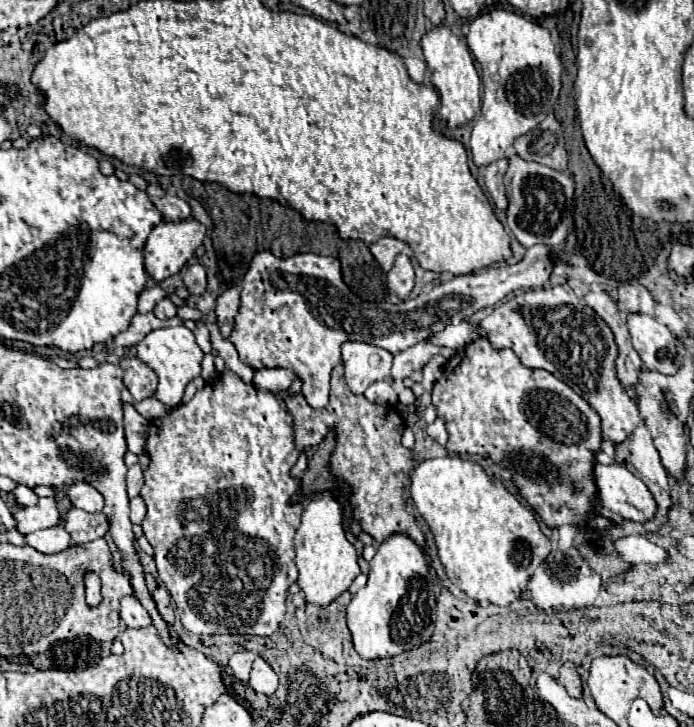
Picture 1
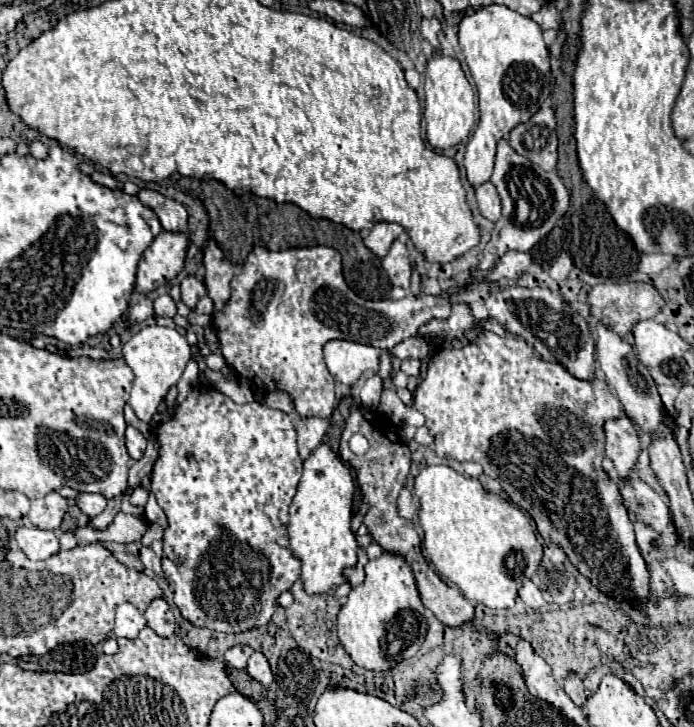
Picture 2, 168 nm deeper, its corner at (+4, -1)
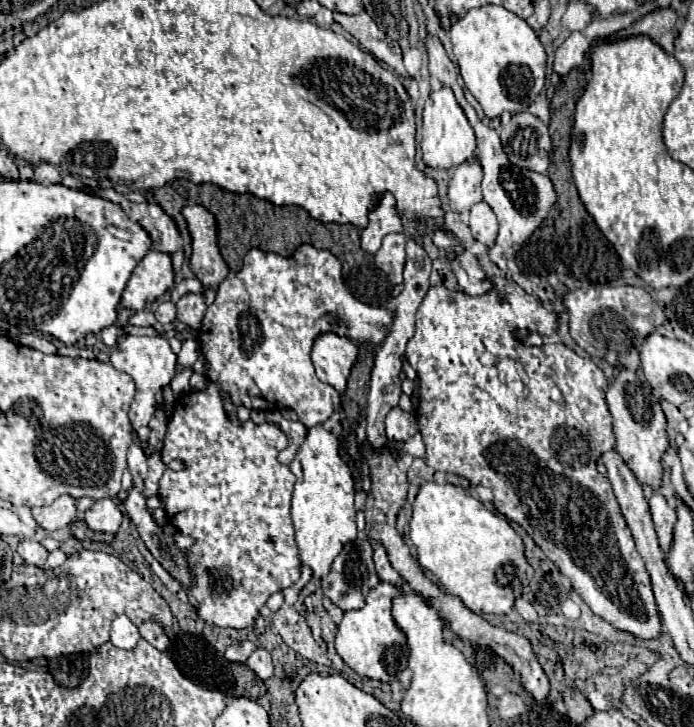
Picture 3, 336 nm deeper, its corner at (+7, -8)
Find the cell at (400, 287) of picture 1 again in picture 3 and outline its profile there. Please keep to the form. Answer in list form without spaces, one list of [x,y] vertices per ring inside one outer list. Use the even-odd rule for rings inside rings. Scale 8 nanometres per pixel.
[[[389,233],[383,237],[381,249],[375,253],[375,265],[387,273],[393,285],[403,281],[403,265],[405,265],[405,235]]]

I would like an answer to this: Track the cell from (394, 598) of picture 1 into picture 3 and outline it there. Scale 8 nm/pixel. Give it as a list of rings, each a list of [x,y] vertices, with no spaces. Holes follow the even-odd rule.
[[[381,581],[367,595],[367,603],[363,609],[347,611],[343,615],[335,641],[337,653],[355,673],[383,683],[395,681],[397,675],[407,667],[407,641],[391,617],[391,601],[395,593],[399,593],[395,585],[387,585],[385,581]]]

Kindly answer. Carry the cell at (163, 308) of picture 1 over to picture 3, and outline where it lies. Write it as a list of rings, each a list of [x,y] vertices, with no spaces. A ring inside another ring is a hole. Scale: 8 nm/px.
[[[165,301],[165,303],[161,303],[161,305],[157,307],[155,317],[157,317],[157,321],[159,321],[161,325],[167,325],[167,323],[173,323],[173,321],[175,321],[175,313],[177,313],[175,303]]]

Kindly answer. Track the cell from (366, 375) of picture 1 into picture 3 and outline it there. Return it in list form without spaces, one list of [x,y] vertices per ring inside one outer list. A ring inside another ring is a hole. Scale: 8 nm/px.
[[[321,333],[313,343],[311,359],[317,377],[343,393],[351,367],[357,361],[357,347],[347,337],[339,337],[335,333]]]

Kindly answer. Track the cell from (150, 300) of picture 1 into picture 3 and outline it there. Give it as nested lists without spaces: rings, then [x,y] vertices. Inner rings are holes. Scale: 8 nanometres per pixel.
[[[143,309],[143,311],[137,311],[131,319],[129,319],[131,325],[137,325],[137,327],[155,327],[157,325],[157,319],[151,311]]]

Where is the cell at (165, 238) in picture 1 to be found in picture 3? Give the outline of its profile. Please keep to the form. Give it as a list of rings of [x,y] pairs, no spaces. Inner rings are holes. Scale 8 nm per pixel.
[[[149,251],[133,269],[123,291],[121,305],[131,311],[141,311],[147,303],[161,297],[169,287],[173,287],[171,257],[167,253]]]

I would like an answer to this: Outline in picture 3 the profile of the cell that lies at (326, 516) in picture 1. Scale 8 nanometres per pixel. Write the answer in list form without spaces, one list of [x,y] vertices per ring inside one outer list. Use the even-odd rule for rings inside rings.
[[[315,425],[307,429],[303,445],[297,449],[297,455],[289,463],[291,473],[297,477],[291,501],[295,541],[301,561],[313,569],[315,577],[323,577],[323,573],[331,569],[331,561],[341,553],[343,545],[357,537],[353,507],[355,483],[351,469],[339,451],[339,439],[331,431],[323,429],[323,425]]]

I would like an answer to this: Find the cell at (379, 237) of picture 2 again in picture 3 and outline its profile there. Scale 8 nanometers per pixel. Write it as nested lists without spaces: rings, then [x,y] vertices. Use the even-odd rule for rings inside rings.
[[[387,191],[379,197],[377,205],[369,211],[369,225],[361,231],[361,247],[375,253],[387,233],[401,233],[403,223],[395,205],[395,197]]]

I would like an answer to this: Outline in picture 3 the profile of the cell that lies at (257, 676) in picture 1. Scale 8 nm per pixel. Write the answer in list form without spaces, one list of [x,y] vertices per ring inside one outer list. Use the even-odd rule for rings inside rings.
[[[255,649],[253,655],[247,659],[247,665],[265,681],[273,675],[273,661],[271,661],[271,655],[267,649]]]

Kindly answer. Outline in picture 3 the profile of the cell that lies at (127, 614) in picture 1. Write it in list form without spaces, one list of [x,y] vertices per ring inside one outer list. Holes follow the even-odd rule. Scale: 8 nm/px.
[[[119,615],[111,627],[111,643],[119,649],[133,649],[141,639],[139,629],[129,621],[127,615]]]

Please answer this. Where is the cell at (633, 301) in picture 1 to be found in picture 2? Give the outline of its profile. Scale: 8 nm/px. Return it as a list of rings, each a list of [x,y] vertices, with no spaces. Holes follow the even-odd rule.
[[[644,282],[598,284],[588,294],[588,300],[590,300],[590,312],[592,312],[592,316],[598,318],[598,320],[602,320],[602,322],[608,322],[612,326],[612,330],[616,334],[620,334],[622,338],[632,330],[634,322],[640,322],[640,320],[646,320],[646,318],[654,318],[656,312],[664,304],[660,292],[652,284],[644,284]]]

